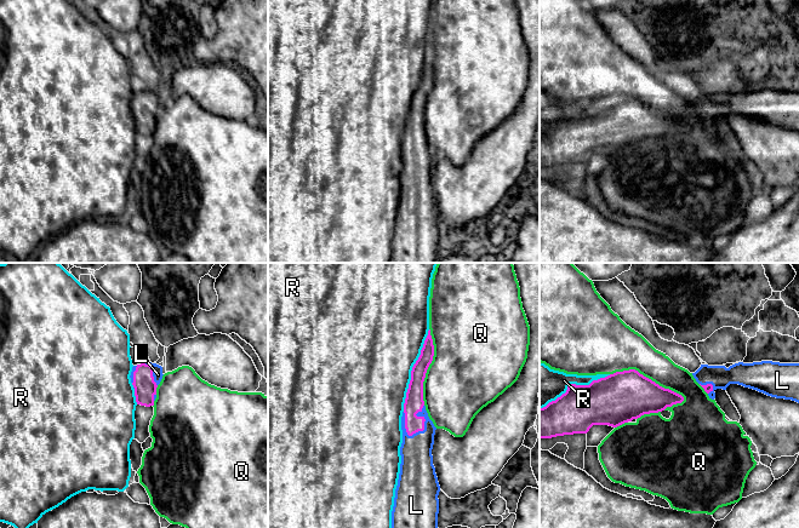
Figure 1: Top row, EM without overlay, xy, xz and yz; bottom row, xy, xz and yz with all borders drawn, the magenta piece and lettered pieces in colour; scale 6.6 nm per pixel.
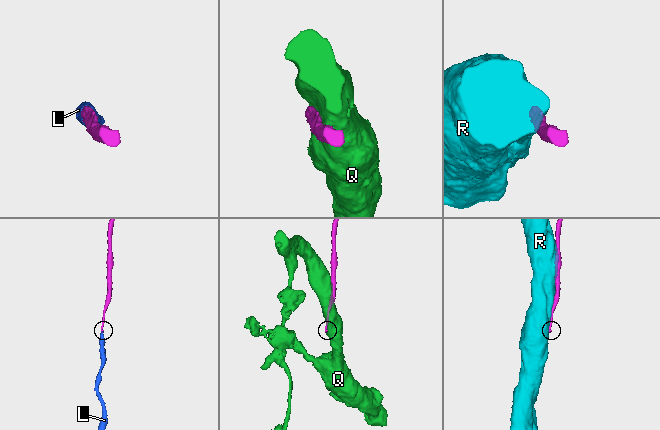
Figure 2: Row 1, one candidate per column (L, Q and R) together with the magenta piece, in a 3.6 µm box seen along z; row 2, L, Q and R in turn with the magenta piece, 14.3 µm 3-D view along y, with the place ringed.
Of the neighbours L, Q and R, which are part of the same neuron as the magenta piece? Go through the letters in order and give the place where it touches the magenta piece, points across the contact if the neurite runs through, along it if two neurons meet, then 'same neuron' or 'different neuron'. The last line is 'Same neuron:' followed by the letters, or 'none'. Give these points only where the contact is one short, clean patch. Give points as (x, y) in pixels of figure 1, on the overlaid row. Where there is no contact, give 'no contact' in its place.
L: meets magenta in xz at (423, 423); runs through xz (414, 403), (415, 414), (423, 423), (416, 451); same neuron
Q: meets magenta in yz at (648, 378); different neuron
R: meets magenta in xz at (411, 371); different neuron
Same neuron: L

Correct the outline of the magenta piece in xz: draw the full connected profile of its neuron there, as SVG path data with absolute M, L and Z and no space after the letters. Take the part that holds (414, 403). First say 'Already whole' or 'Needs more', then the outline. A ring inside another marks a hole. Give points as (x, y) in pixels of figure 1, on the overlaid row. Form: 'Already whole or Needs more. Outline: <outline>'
Needs more. Outline: M430 329L411 371L401 417L401 464L392 511L392 528L438 528L440 486L432 449L436 427L423 401L423 381L433 361Z

